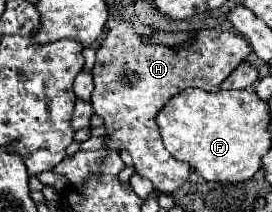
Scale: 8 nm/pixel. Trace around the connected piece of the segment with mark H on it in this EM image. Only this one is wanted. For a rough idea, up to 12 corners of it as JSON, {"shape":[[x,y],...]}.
{"shape":[[119,22],[97,50],[91,104],[107,150],[165,194],[189,164],[155,116],[185,88],[217,90],[251,48],[191,30],[179,46]]}

